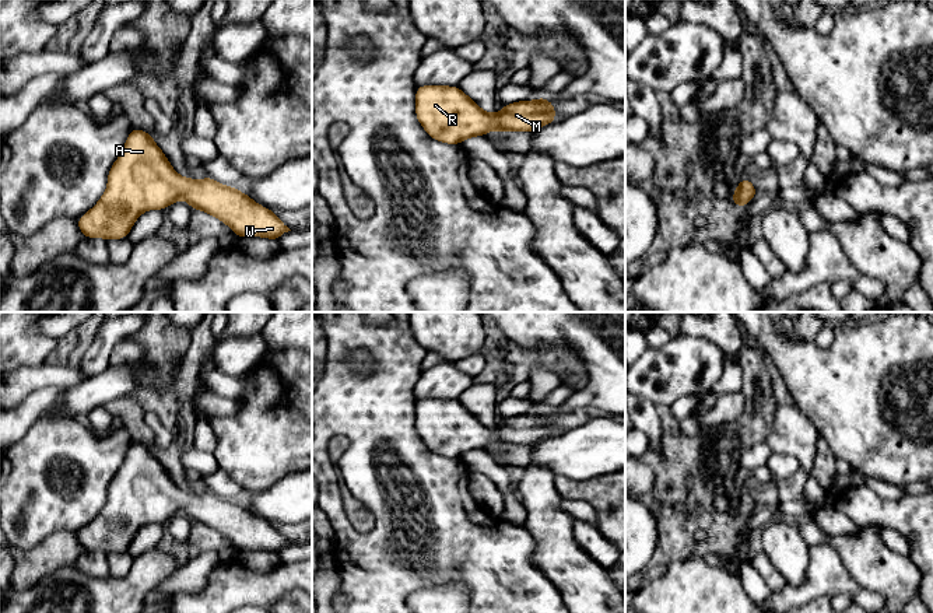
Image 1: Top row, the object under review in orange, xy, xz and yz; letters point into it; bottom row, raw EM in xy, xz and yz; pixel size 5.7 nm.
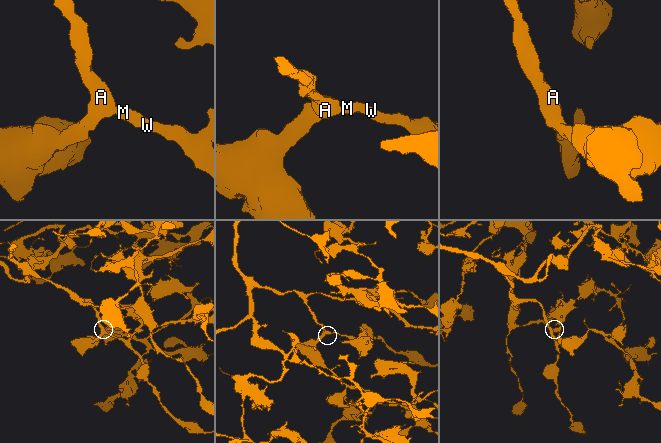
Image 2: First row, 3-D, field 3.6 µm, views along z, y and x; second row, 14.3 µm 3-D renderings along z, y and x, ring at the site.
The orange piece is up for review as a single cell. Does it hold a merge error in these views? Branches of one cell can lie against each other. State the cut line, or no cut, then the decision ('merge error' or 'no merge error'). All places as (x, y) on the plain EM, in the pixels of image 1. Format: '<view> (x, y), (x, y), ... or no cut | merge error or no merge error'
no cut | no merge error

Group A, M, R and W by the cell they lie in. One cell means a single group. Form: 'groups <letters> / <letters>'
groups A M R W

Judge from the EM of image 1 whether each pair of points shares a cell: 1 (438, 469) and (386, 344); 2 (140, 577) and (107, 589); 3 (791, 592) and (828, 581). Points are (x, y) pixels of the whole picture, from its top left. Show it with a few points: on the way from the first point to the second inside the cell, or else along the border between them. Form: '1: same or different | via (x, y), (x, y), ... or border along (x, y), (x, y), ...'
1: same | via (406, 441), (390, 426), (390, 377)
2: same | via (132, 585), (127, 589), (115, 589)
3: same | via (800, 592), (806, 592), (818, 581)

